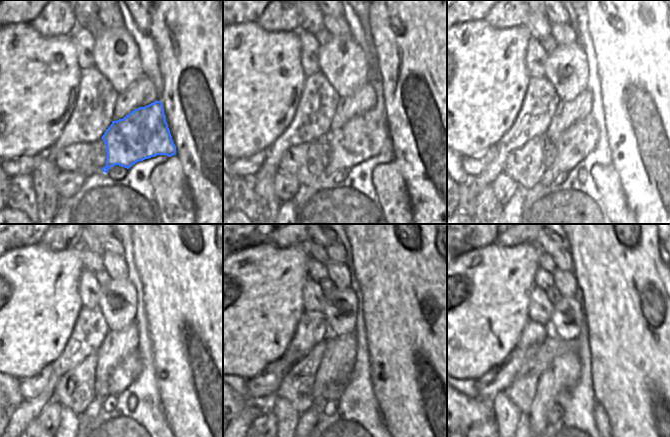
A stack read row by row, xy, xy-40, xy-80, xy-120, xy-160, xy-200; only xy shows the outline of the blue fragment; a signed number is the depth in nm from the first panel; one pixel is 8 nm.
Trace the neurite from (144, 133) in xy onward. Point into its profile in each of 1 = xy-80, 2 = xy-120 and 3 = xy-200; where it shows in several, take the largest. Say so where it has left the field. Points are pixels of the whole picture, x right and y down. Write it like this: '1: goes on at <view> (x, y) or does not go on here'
1: goes on at xy-80 (580, 139)
2: goes on at xy-120 (127, 371)
3: goes on at xy-200 (523, 427)

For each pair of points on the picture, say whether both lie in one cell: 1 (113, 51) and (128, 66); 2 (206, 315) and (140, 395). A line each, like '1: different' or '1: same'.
1: same
2: different

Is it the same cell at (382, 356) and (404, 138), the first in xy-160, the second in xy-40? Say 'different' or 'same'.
same

